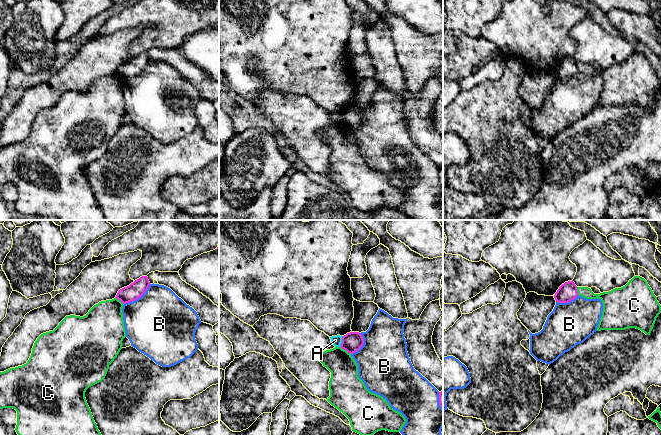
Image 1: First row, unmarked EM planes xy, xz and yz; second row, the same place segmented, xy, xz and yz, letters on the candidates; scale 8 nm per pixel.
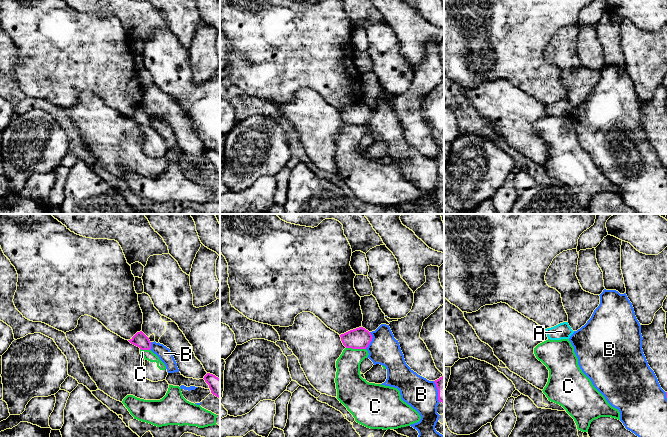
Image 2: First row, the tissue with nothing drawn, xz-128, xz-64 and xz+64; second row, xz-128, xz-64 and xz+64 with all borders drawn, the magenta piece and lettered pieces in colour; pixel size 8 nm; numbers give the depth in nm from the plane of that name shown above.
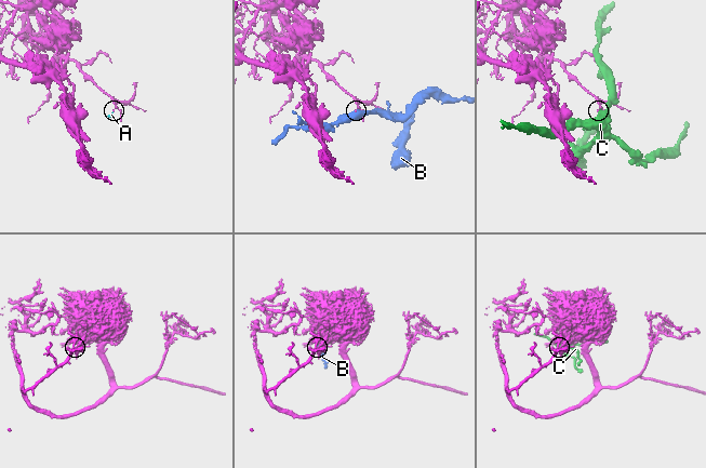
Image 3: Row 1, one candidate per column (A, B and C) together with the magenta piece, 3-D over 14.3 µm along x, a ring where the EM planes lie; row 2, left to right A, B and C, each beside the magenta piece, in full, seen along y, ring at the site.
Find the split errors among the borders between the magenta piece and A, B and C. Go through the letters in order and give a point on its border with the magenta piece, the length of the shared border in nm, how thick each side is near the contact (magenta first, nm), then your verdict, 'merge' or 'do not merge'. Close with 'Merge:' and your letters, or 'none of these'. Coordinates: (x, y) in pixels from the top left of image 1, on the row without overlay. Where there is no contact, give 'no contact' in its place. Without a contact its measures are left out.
A: xz (342, 117) | 90 nm | 160/80 nm | do not merge
B: xy (138, 73) | 280 nm | 140/480 nm | do not merge
C: xz (345, 125) | 110 nm | 160/220 nm | do not merge
Merge: none of these

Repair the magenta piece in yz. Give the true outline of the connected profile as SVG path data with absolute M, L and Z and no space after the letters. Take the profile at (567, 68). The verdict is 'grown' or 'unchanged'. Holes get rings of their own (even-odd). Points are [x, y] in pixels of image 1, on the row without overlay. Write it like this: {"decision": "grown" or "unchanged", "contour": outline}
{"decision": "unchanged", "contour": "M572 57L562 60L554 71L556 78L568 79L578 72L577 62Z"}

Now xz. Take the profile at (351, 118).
{"decision": "unchanged", "contour": "M350 108L342 113L341 124L348 129L357 128L364 120L364 115L359 108Z"}

